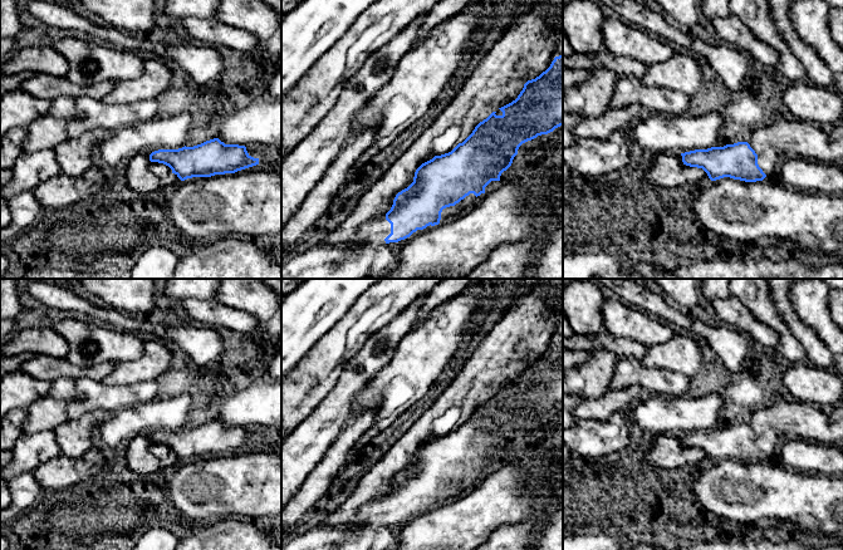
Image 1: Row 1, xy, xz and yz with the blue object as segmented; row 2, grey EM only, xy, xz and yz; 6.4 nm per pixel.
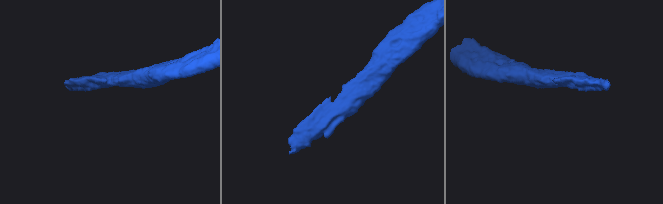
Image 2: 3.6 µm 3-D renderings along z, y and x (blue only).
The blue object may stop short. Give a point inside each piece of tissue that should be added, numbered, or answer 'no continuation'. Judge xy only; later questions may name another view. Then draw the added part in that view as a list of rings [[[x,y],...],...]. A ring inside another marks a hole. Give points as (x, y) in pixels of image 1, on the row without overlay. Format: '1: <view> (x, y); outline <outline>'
no continuation

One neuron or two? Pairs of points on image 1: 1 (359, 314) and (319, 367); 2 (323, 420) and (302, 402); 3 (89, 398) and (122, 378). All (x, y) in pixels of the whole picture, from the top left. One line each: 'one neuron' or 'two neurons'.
1: one neuron
2: two neurons
3: two neurons

